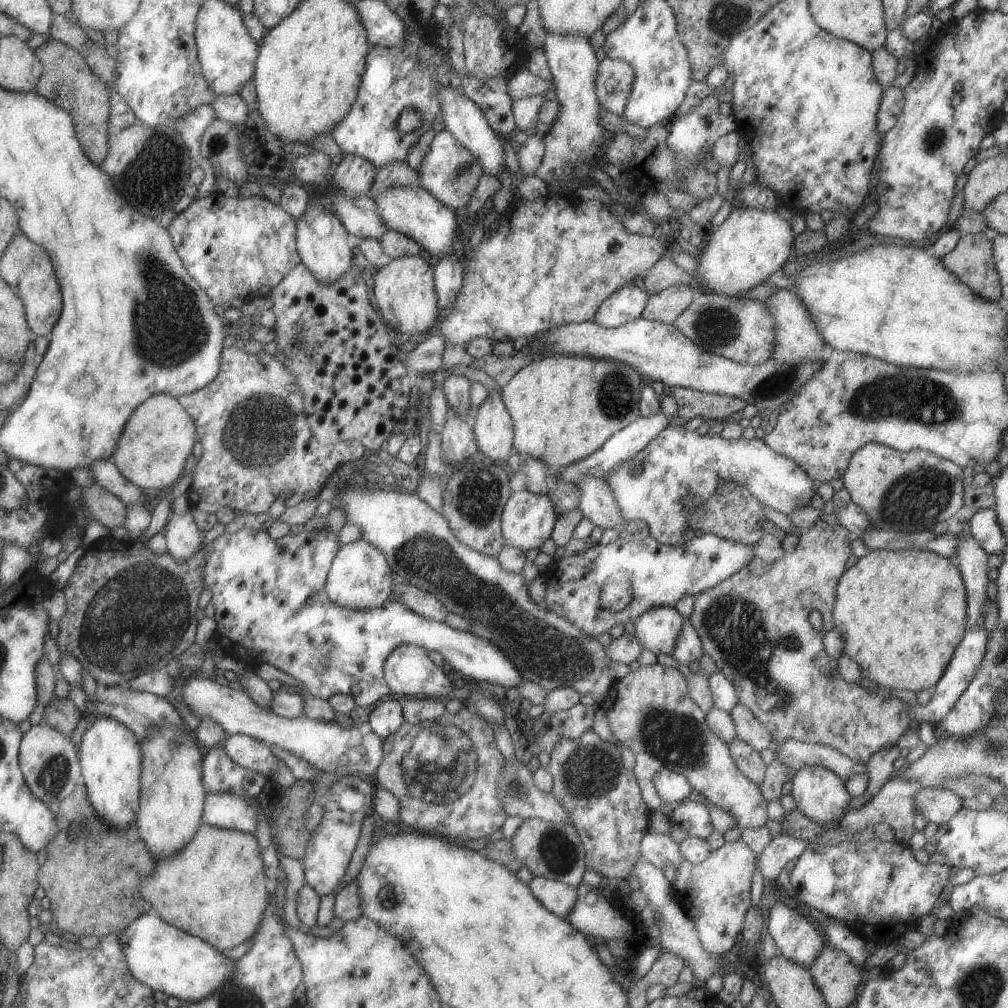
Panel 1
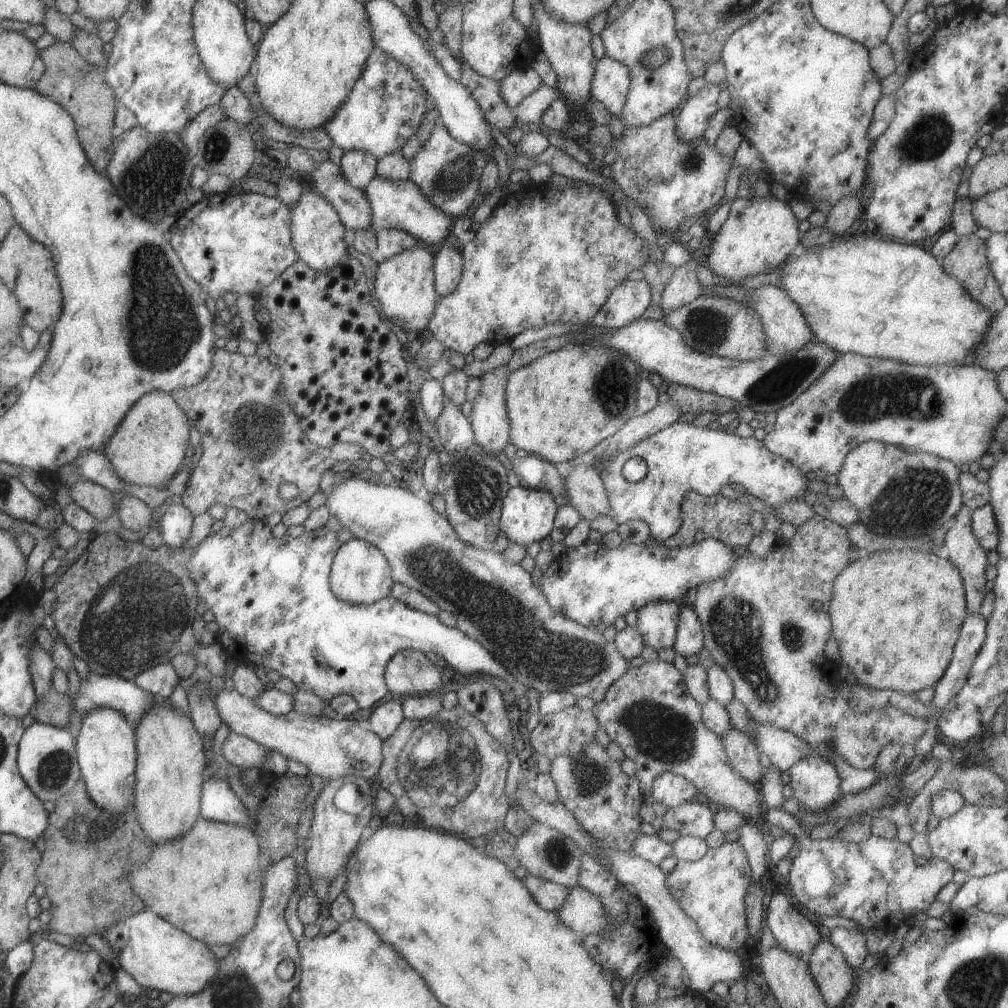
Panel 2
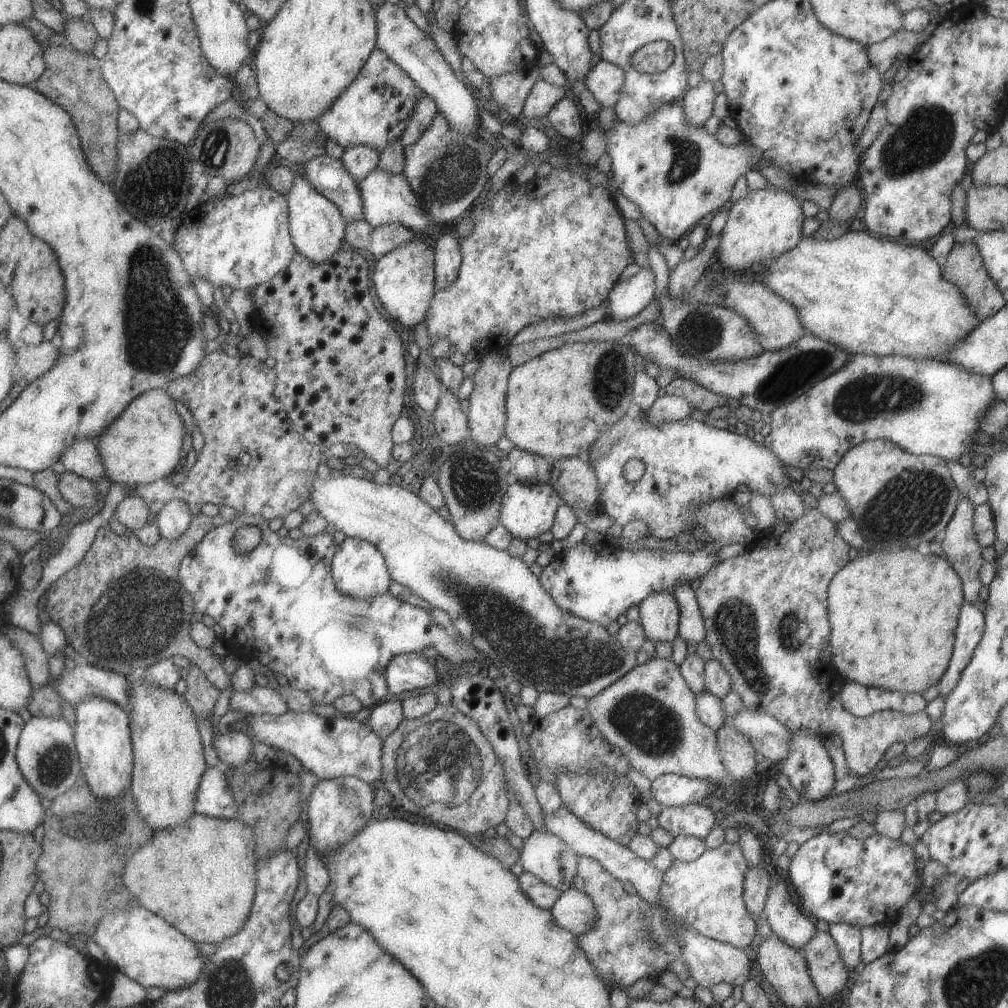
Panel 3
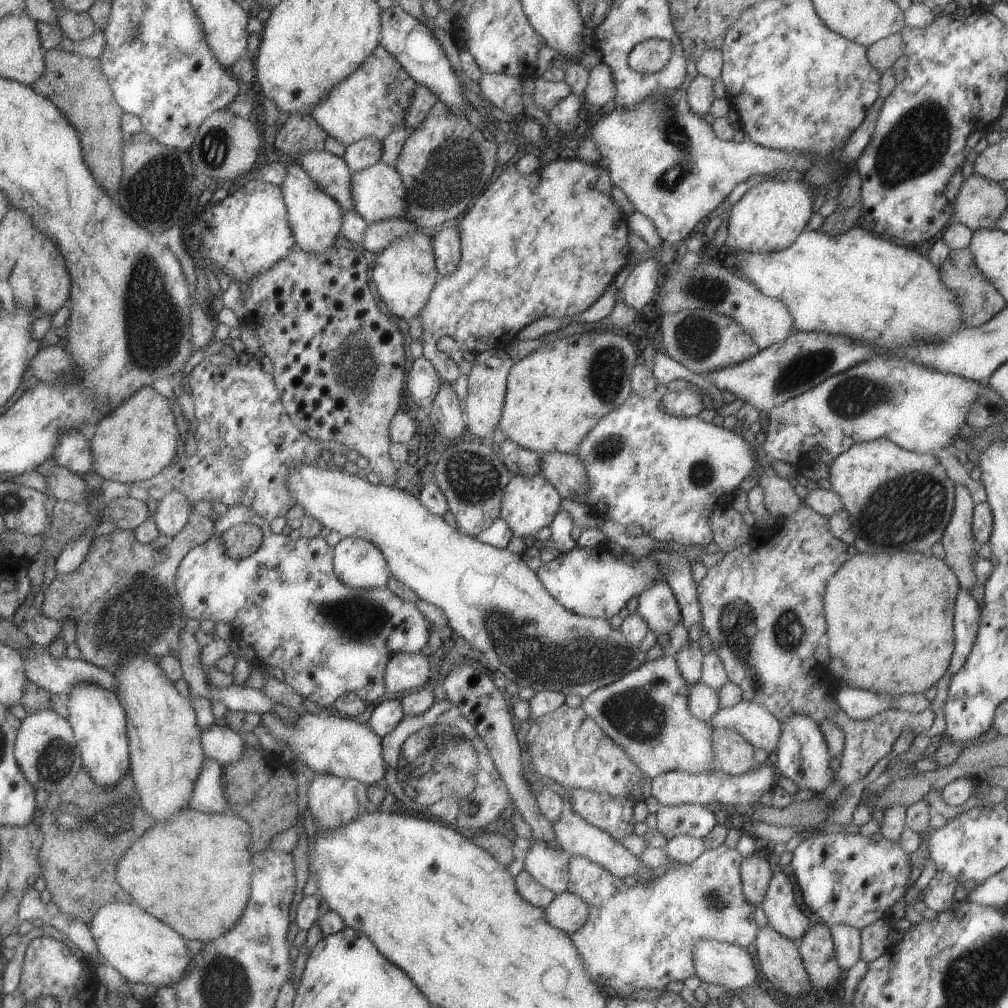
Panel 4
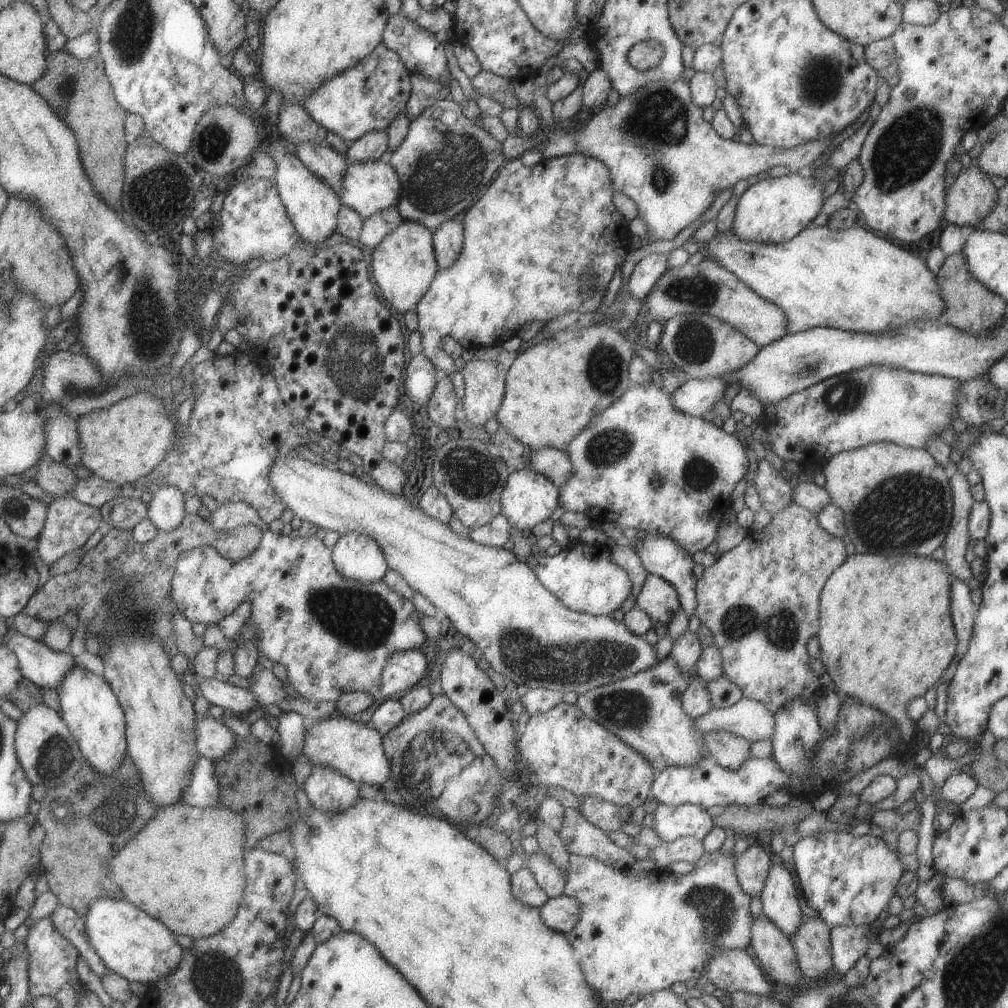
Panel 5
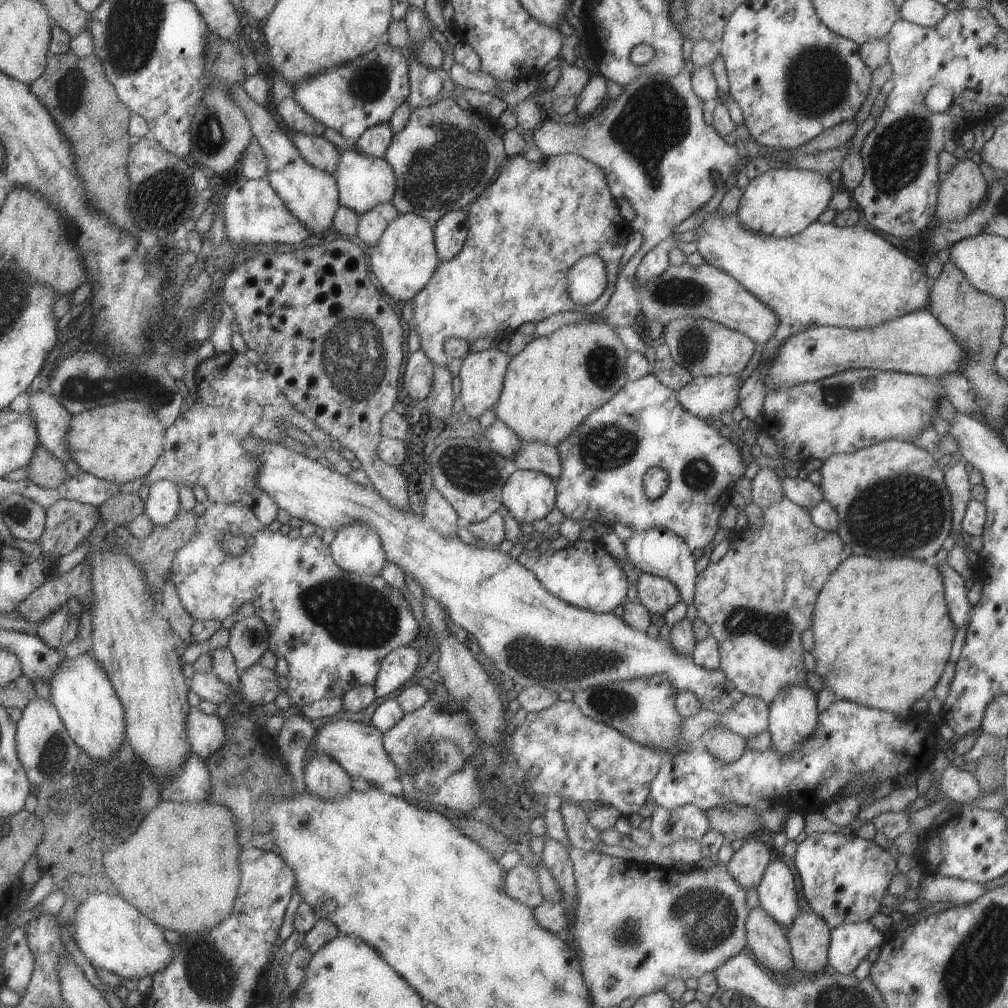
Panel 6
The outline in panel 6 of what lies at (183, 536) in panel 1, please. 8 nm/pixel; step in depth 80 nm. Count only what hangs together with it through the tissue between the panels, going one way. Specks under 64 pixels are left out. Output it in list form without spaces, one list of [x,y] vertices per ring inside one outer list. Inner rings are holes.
[[[165,479],[156,480],[148,486],[149,492],[144,501],[144,512],[154,526],[164,527],[179,512],[178,486]]]

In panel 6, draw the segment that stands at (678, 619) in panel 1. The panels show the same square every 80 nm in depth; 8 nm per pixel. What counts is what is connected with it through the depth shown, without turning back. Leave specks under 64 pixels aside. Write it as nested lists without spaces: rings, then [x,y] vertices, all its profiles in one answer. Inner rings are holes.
[[[643,572],[636,584],[636,591],[639,602],[651,615],[662,616],[680,598],[677,587],[670,580]]]

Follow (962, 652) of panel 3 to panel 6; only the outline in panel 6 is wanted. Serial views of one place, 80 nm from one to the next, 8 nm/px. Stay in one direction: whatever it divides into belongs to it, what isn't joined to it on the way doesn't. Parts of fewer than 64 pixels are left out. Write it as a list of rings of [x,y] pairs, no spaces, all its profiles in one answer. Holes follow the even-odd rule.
[[[951,567],[940,572],[944,586],[944,598],[948,608],[948,614],[958,630],[969,622],[970,604],[967,601],[967,589],[963,585],[964,579],[959,576]]]

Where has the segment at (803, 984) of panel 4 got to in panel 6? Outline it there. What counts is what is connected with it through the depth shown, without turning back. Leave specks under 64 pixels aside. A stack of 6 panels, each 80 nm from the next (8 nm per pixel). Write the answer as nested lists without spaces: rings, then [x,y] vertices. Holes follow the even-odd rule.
[[[760,906],[748,912],[744,927],[747,946],[761,967],[771,972],[785,972],[794,968],[786,935],[788,928],[779,926]]]

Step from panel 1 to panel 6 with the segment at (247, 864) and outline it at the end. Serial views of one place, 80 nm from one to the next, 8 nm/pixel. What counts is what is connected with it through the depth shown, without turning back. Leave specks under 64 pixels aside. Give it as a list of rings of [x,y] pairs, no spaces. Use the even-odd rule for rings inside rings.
[[[164,801],[163,804],[157,804],[147,816],[145,820],[139,824],[139,828],[135,830],[135,834],[125,840],[123,844],[119,844],[115,850],[111,852],[104,852],[102,854],[101,870],[106,873],[108,884],[114,884],[119,891],[119,895],[123,900],[126,900],[137,910],[156,922],[159,926],[167,930],[178,932],[181,936],[188,935],[189,933],[196,933],[205,931],[208,928],[214,927],[219,924],[227,915],[231,914],[240,881],[240,870],[238,856],[241,848],[236,840],[238,830],[236,827],[236,819],[231,811],[223,805],[216,805],[209,801],[201,801],[196,803],[177,803],[174,801]]]

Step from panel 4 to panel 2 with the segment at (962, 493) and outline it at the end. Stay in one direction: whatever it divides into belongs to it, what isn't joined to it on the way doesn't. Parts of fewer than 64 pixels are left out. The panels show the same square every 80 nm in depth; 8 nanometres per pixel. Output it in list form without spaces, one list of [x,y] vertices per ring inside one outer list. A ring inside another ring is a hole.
[[[961,505],[955,516],[953,526],[944,536],[948,559],[961,575],[964,584],[966,612],[970,615],[980,615],[981,601],[986,594],[985,577],[988,568],[985,555],[987,551],[981,548],[970,527],[969,509]]]

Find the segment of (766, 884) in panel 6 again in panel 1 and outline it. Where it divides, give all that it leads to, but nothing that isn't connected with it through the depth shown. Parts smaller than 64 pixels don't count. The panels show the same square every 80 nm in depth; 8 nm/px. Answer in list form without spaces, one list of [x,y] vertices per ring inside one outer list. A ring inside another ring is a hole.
[[[777,901],[770,907],[766,930],[781,956],[805,968],[809,968],[823,948],[823,940],[815,928],[783,902]]]

